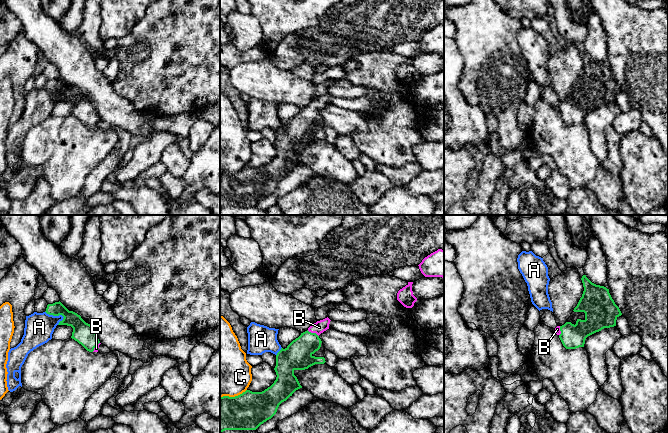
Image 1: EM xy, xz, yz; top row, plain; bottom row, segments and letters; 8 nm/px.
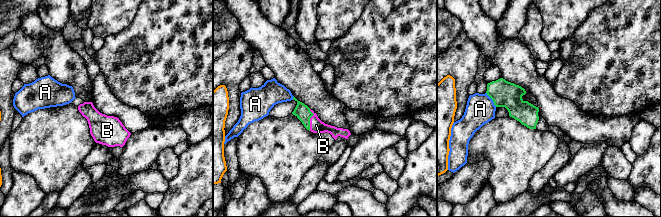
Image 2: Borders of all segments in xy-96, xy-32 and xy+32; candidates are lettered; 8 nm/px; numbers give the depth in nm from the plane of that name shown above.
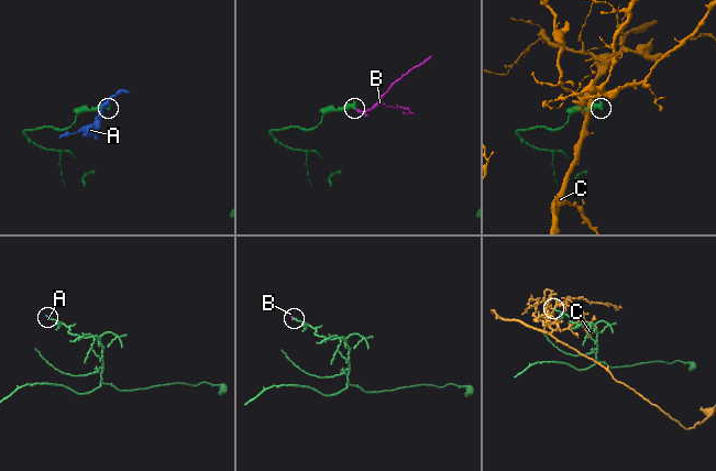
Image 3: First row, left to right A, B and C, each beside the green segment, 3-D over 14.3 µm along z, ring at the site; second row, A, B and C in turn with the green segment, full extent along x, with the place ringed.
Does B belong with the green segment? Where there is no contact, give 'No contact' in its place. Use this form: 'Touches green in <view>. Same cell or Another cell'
Touches green in xz. Same cell

